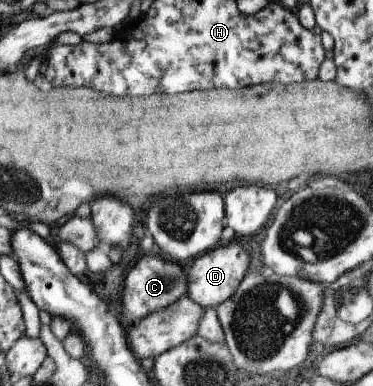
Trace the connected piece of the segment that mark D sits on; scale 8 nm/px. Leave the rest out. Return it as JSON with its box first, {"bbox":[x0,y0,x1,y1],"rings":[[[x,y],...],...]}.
{"bbox":[186,237,249,308],"rings":[[[234,237],[228,244],[220,244],[199,255],[186,266],[187,288],[186,294],[201,308],[215,308],[220,302],[227,300],[238,287],[239,281],[245,276],[249,264],[249,256],[241,248],[245,241]]]}

